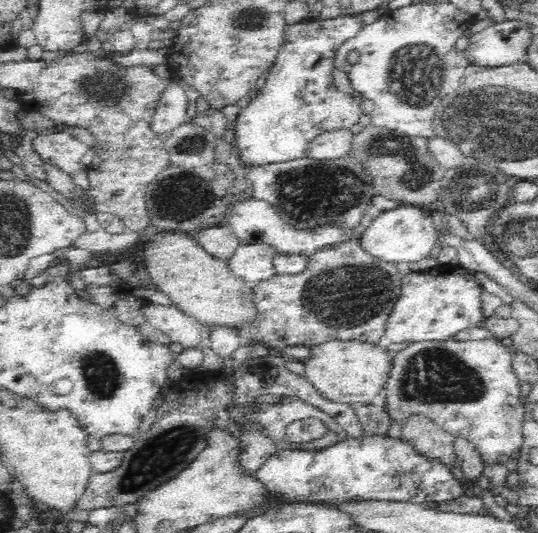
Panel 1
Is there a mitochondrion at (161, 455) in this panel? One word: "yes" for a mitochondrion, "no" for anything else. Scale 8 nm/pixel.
yes

